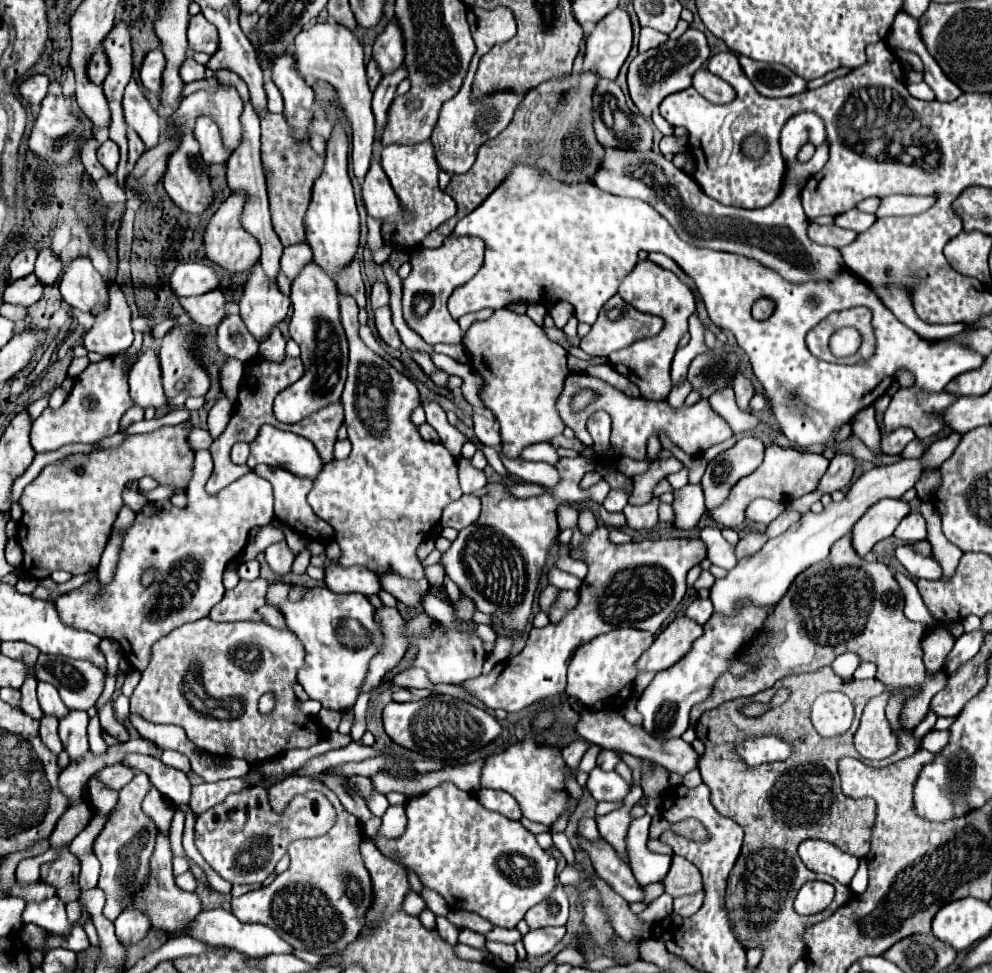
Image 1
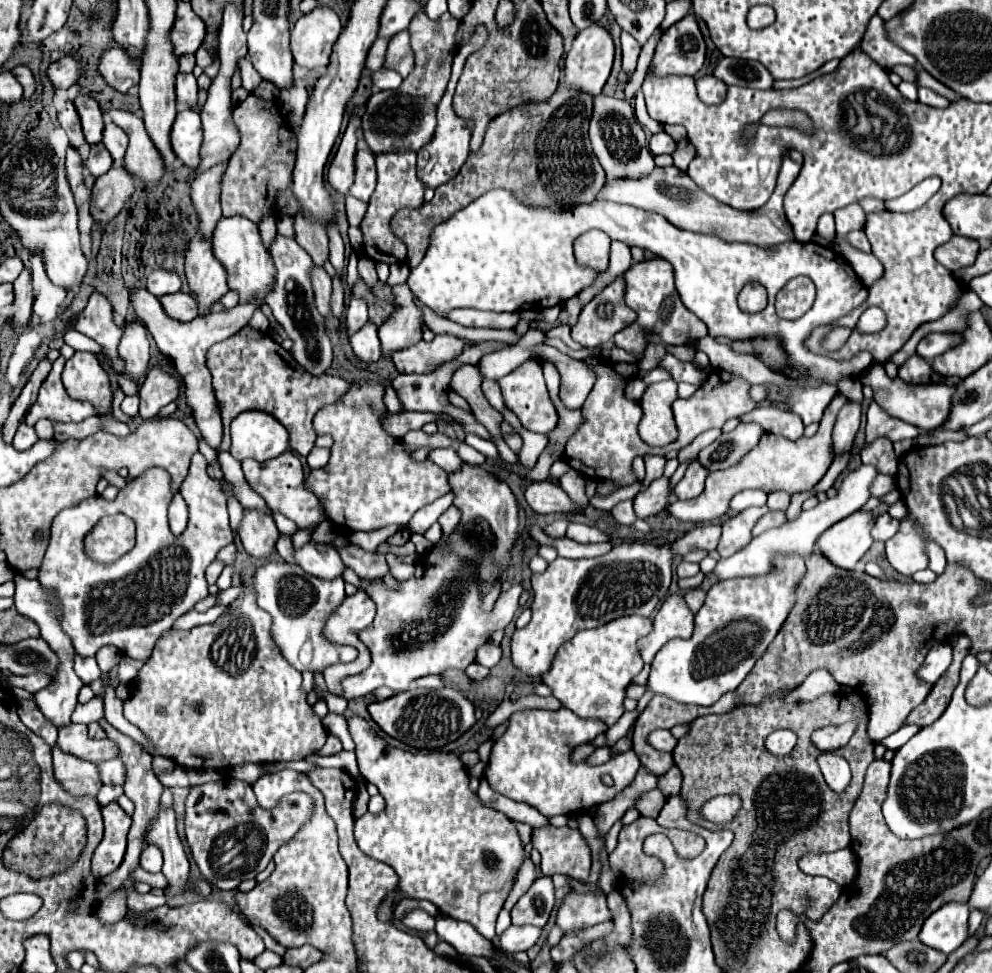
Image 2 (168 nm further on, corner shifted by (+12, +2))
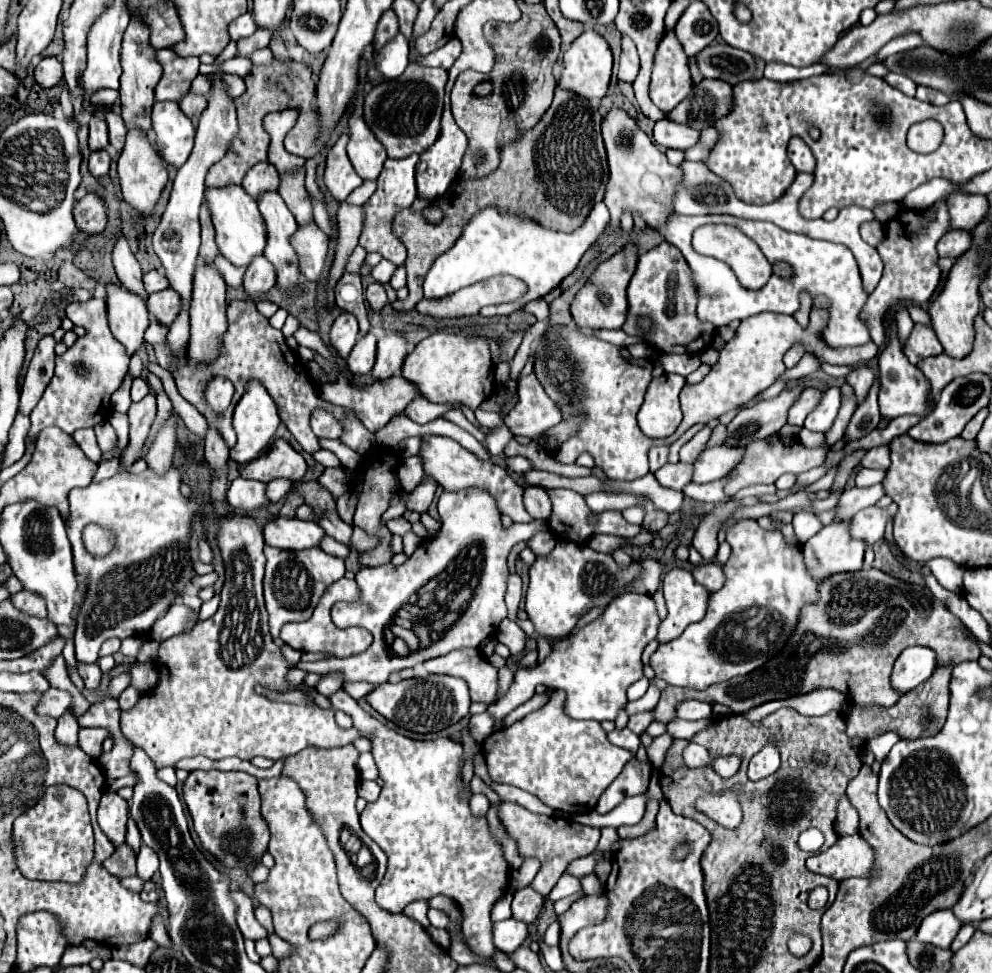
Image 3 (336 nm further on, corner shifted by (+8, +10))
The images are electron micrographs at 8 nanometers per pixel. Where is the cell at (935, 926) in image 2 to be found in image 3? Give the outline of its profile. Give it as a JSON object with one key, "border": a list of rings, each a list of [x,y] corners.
{"border":[[[938,909],[922,921],[922,925],[916,933],[916,939],[942,947],[942,949],[948,949],[952,945],[952,941],[956,939],[960,927],[962,927],[962,923],[958,921],[958,917],[954,917],[952,909]]]}

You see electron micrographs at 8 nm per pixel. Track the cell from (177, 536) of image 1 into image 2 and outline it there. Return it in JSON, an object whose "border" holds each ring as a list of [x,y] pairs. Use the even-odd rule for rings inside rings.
{"border":[[[196,453],[179,489],[188,503],[190,519],[186,531],[176,537],[166,517],[174,495],[170,483],[165,470],[152,467],[138,479],[128,481],[116,499],[106,501],[102,495],[94,495],[74,507],[62,509],[54,517],[50,545],[38,569],[38,579],[44,587],[56,591],[62,603],[62,629],[70,635],[80,657],[94,657],[104,645],[114,645],[124,655],[146,661],[160,635],[208,595],[204,571],[216,553],[234,539],[226,509],[226,497],[232,495],[232,489],[226,481],[214,481],[206,471],[204,455]],[[114,513],[132,517],[136,523],[136,545],[116,563],[102,567],[86,557],[84,535],[92,531],[100,517]]]}

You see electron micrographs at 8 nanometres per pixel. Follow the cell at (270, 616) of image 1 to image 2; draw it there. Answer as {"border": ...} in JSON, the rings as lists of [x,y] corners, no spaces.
{"border":[[[212,607],[208,609],[206,613],[198,613],[198,611],[188,611],[184,613],[182,617],[178,617],[172,625],[172,629],[190,629],[190,627],[196,627],[196,625],[202,625],[202,623],[212,623],[216,617],[220,617],[224,613],[226,607]]]}

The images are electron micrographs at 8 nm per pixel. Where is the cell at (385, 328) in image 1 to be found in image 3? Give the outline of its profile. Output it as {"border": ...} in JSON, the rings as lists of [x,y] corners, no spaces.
{"border":[[[370,329],[364,337],[356,341],[354,349],[346,359],[346,365],[352,375],[364,375],[372,371],[374,361],[376,361],[376,333],[374,329]]]}

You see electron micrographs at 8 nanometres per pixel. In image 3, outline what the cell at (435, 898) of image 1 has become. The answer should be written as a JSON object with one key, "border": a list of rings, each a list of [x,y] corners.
{"border":[[[420,899],[420,901],[408,903],[408,905],[404,907],[404,913],[406,913],[410,919],[418,921],[422,927],[430,927],[430,921],[428,921],[428,917],[426,917],[426,911],[428,911],[428,909],[430,909],[428,901],[426,901],[426,899]]]}

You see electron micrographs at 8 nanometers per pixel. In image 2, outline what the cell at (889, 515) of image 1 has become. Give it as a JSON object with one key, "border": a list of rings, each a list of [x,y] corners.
{"border":[[[868,511],[852,513],[838,521],[818,537],[814,553],[824,555],[832,565],[840,569],[856,569],[862,555],[870,549],[870,529],[874,527],[874,515]]]}

